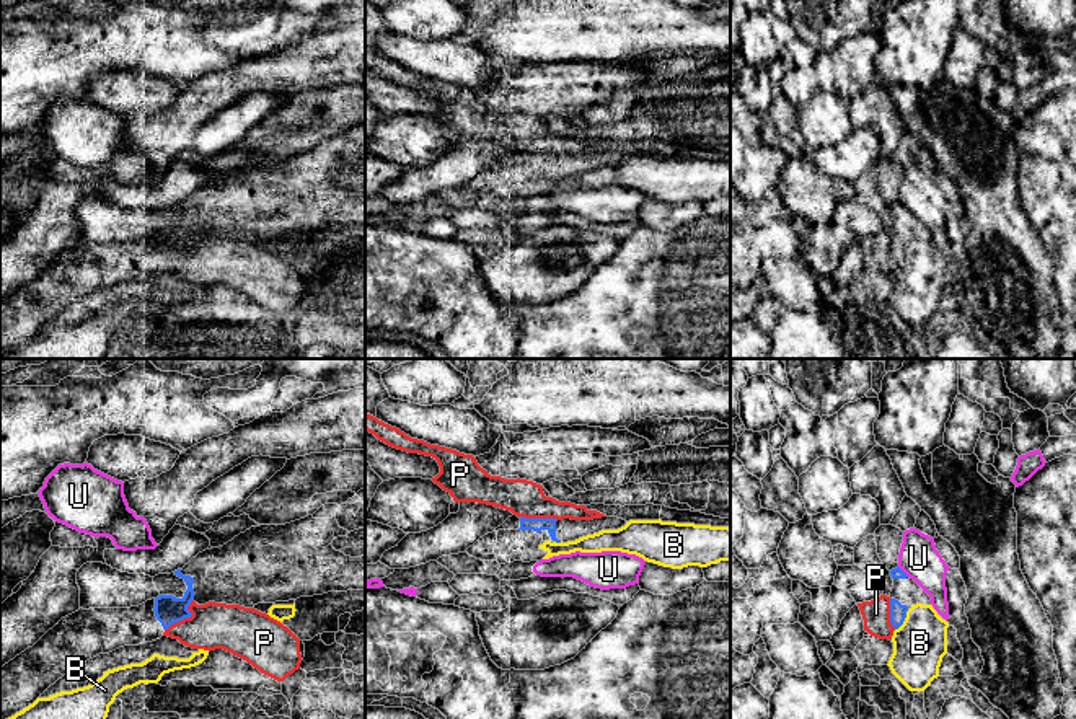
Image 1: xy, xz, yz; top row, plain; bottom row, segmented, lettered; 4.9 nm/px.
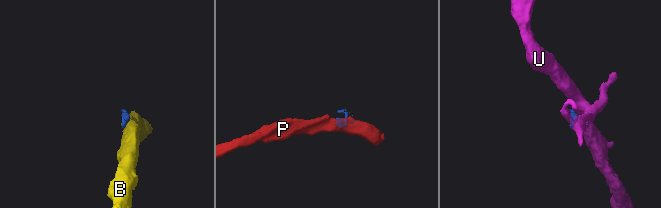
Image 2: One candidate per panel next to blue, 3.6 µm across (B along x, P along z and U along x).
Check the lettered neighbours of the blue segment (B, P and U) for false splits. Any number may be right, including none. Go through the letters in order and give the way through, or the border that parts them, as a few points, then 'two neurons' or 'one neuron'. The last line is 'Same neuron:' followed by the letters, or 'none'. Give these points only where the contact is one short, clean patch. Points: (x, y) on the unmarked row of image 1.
B: border yz (908, 245), (895, 264); two neurons
P: border xy (193, 233), (188, 242), (191, 250), (171, 258), (165, 264); two neurons
U: border yz (897, 201), (908, 211); two neurons
Same neuron: none

